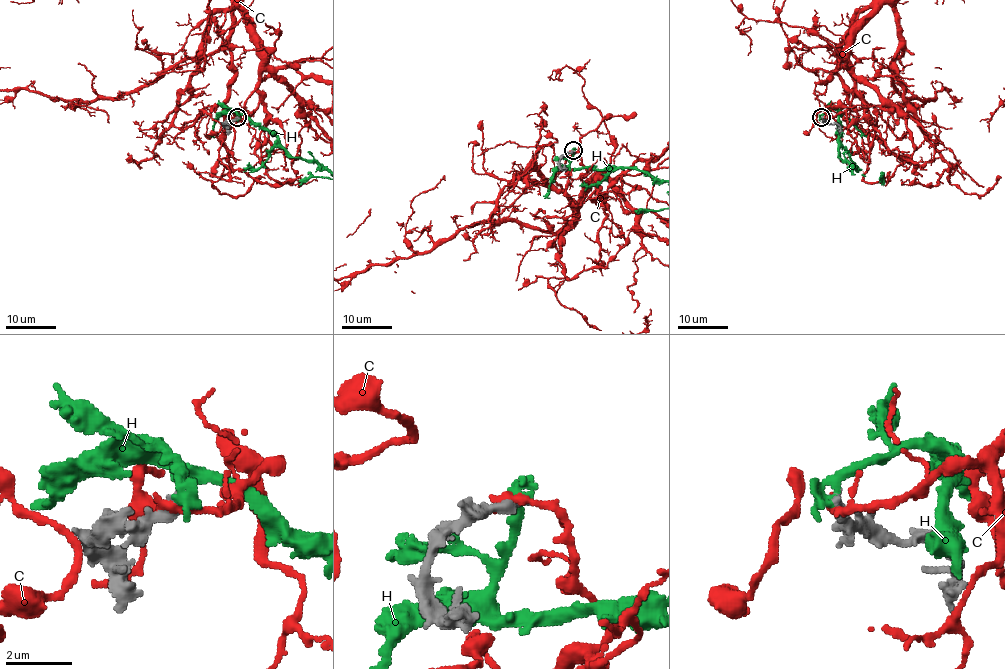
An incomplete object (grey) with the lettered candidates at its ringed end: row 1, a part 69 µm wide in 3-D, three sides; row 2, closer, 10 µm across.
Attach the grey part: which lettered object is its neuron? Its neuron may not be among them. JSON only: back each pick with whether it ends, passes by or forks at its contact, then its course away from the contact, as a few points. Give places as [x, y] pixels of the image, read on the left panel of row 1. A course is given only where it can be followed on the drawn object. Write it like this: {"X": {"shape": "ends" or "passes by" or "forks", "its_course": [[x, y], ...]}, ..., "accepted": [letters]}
{"H": {"shape": "ends"}, "accepted": ["H"]}

